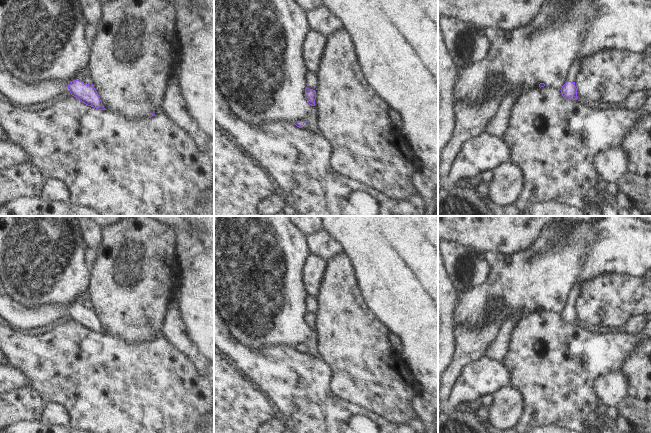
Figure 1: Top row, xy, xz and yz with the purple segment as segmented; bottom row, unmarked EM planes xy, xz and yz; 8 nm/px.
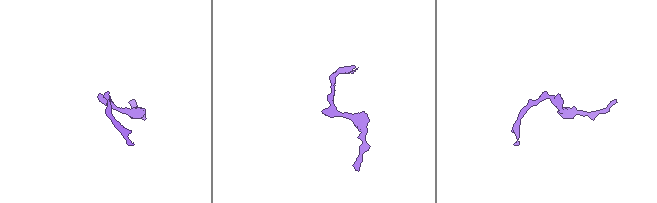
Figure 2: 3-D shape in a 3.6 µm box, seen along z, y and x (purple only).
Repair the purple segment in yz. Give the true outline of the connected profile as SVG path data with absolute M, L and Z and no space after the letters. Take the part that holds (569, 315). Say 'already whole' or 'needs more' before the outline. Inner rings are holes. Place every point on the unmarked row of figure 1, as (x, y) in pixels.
needs more; M578 282L569 296L569 304L562 310L561 318L567 324L577 323L577 312L575 310L575 303L581 294L581 288L584 283Z

